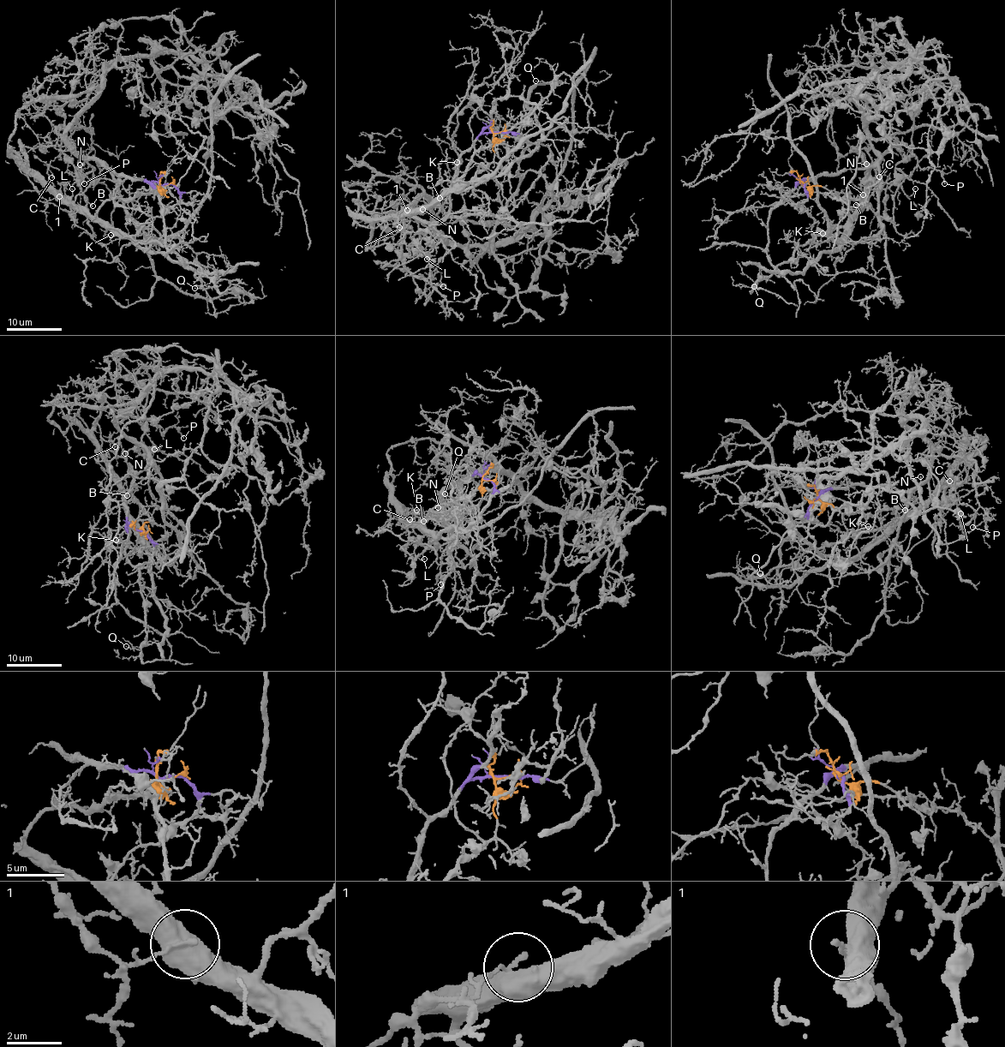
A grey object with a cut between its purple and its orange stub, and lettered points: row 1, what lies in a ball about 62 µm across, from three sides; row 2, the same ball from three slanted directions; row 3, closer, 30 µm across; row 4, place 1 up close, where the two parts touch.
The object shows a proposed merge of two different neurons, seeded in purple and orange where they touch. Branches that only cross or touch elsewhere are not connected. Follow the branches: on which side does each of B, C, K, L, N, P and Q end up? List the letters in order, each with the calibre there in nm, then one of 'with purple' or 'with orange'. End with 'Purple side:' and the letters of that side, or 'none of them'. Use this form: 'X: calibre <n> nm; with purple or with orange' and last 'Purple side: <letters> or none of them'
B: calibre 110 nm; with orange
C: calibre 140 nm; with orange
K: calibre 150 nm; with orange
L: calibre 110 nm; with orange
N: calibre 150 nm; with orange
P: calibre 150 nm; with orange
Q: calibre 90 nm; with orange
Purple side: none of them

